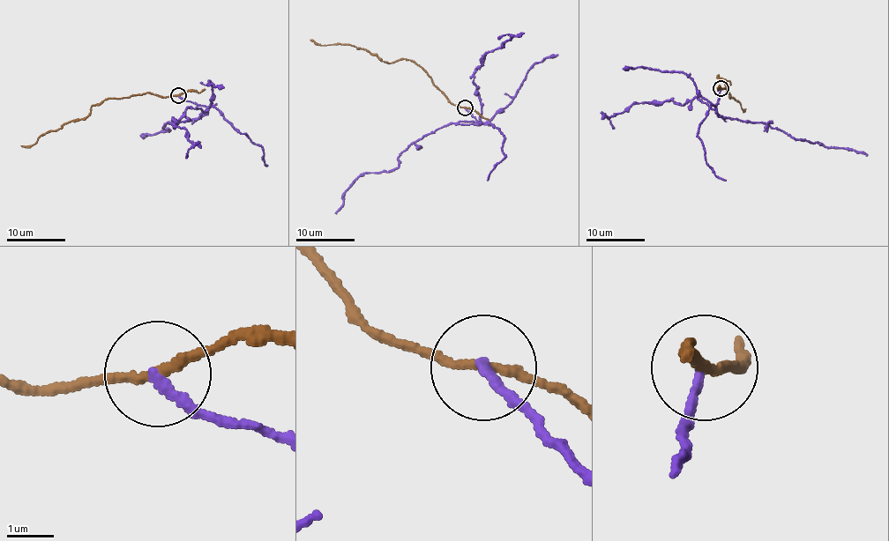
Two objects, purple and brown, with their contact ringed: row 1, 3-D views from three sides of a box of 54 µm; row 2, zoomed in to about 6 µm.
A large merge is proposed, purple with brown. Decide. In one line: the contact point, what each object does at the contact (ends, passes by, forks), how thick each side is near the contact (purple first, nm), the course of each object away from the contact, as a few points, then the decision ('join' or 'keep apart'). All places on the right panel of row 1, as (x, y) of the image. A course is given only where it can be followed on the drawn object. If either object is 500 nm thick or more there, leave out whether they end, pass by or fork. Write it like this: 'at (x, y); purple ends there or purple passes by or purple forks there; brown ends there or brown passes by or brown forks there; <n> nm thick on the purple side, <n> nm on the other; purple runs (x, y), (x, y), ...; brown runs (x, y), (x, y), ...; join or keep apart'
at (720, 88); purple ends there; brown passes by; 200 nm thick on the purple side, 180 nm on the other; purple runs (720, 88), (716, 110), (724, 118), (729, 116), (761, 121), (803, 142), (856, 151), (867, 156); brown runs (721, 88), (727, 88), (719, 75), (728, 80), (729, 97), (744, 109); keep apart

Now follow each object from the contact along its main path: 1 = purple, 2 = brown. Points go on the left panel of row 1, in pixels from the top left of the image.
1: (177, 95), (206, 111), (194, 121), (168, 121), (163, 128), (169, 130), (141, 136), (146, 137)
2: (178, 94), (108, 98), (93, 105), (89, 114), (78, 120), (71, 120), (44, 132), (33, 144), (21, 146)

